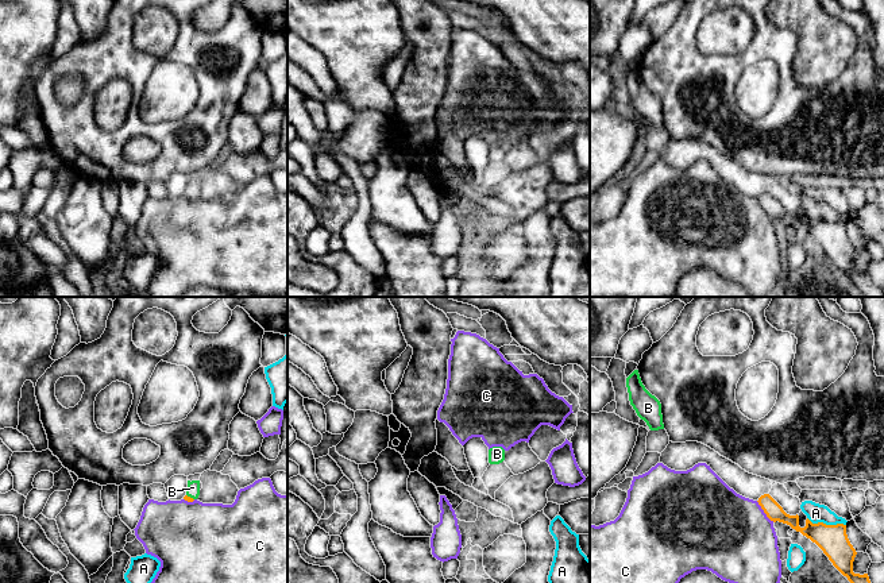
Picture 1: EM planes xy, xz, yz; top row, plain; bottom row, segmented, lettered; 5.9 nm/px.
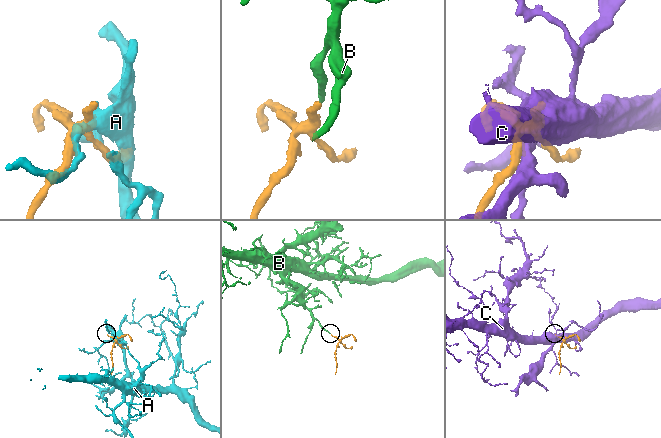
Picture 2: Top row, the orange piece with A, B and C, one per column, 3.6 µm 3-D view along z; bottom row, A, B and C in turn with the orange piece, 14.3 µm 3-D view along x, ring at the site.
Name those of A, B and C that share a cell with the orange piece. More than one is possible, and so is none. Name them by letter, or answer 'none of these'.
B

